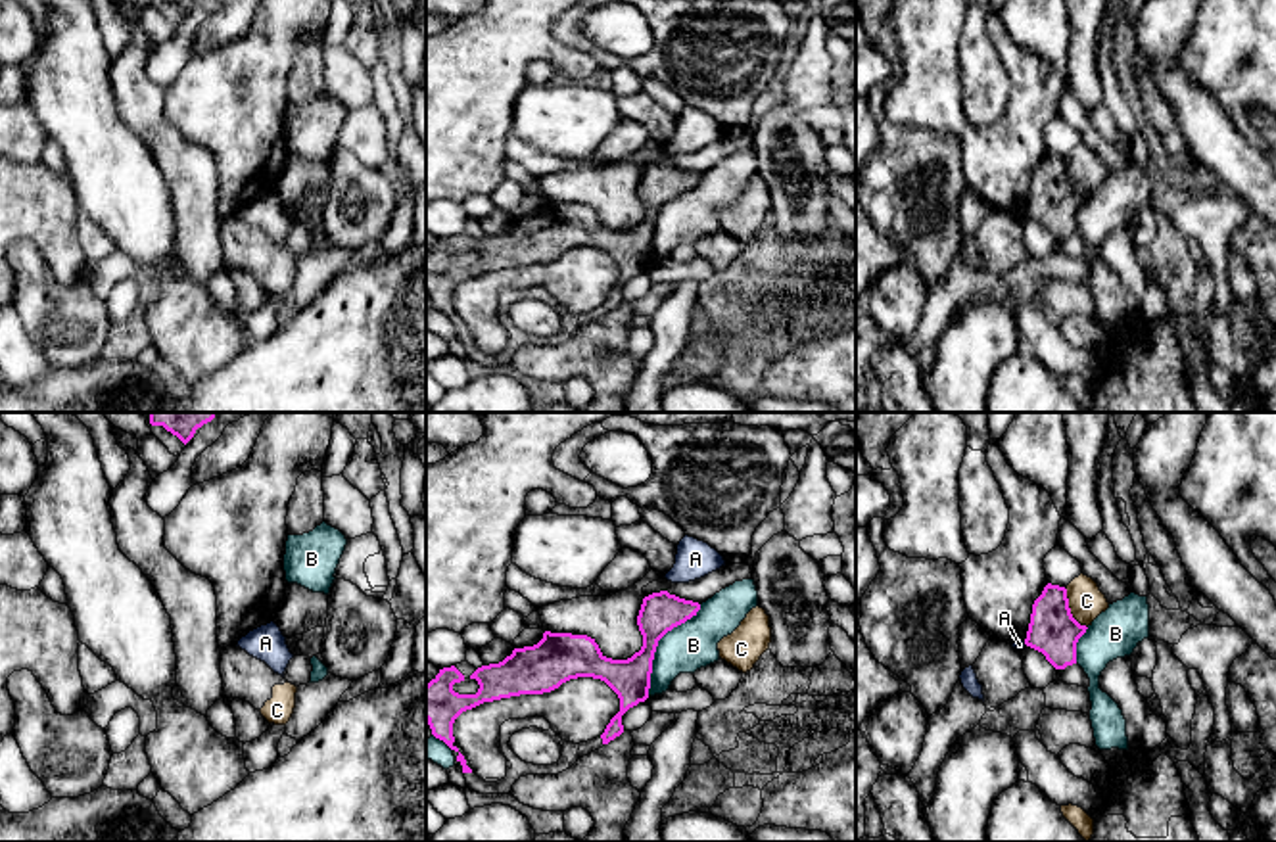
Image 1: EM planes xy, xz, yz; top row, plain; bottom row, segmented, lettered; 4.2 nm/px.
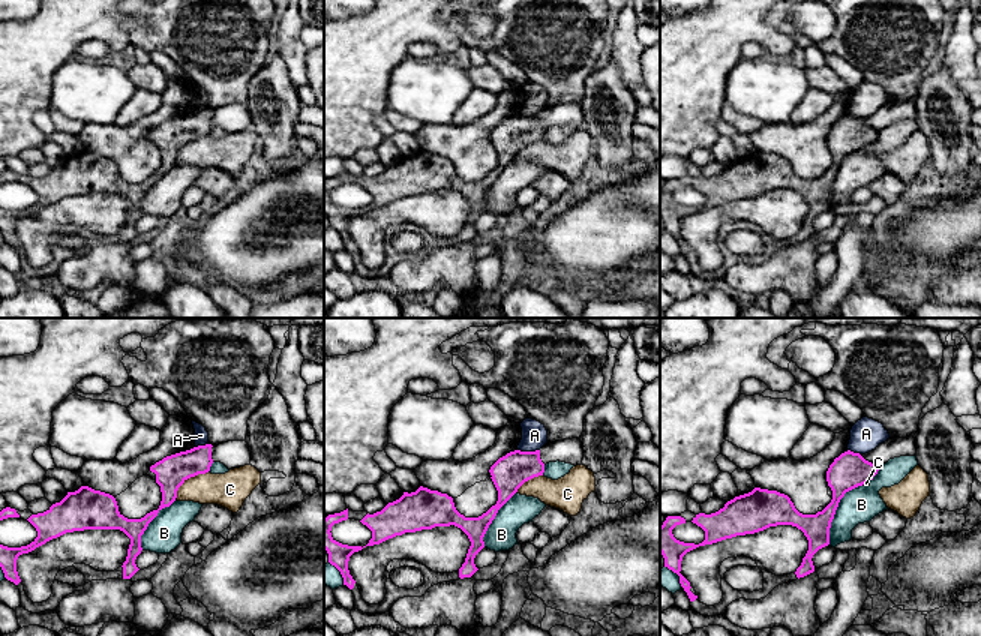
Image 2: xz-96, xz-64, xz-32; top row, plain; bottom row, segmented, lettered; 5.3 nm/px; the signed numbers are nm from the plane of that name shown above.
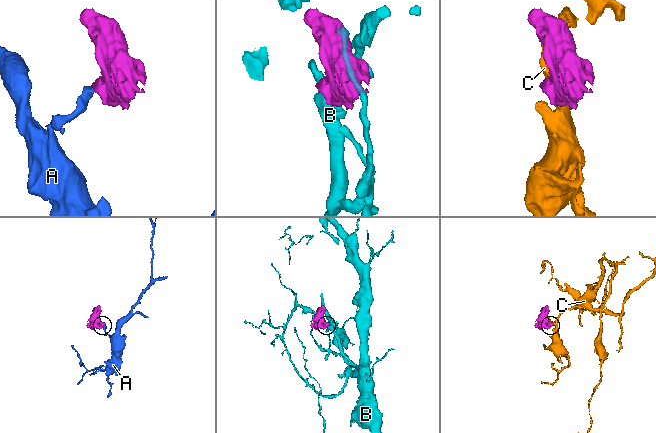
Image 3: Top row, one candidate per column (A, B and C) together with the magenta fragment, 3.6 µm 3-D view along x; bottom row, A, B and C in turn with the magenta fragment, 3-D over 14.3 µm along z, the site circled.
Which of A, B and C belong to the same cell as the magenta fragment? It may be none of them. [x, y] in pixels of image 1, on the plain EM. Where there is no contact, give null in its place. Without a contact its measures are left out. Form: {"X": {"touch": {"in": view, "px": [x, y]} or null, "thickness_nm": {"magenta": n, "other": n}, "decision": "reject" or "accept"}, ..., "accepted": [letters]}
{"A": {"touch": {"in": "yz", "px": [1025, 213]}, "thickness_nm": {"magenta": 200, "other": 50}, "decision": "reject"}, "B": {"touch": {"in": "xz", "px": [657, 215]}, "thickness_nm": {"magenta": 170, "other": 200}, "decision": "reject"}, "C": {"touch": {"in": "yz", "px": [1069, 179]}, "thickness_nm": {"magenta": 200, "other": 150}, "decision": "reject"}, "accepted": []}

